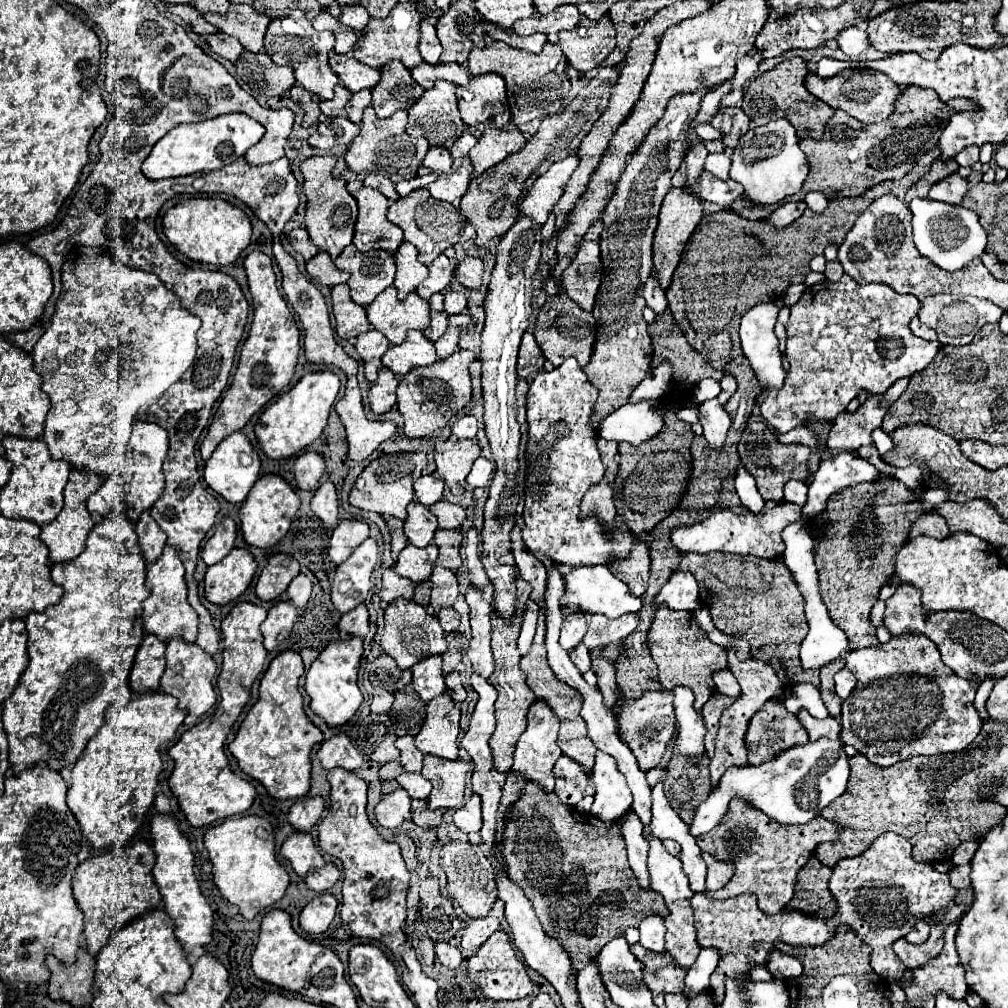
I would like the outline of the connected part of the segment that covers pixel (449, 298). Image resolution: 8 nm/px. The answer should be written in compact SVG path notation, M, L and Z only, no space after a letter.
M452 281L446 287L444 297L446 297L444 307L446 307L448 315L456 315L456 313L462 313L466 309L466 303L468 303L468 299L466 299L466 287L458 285L458 281Z

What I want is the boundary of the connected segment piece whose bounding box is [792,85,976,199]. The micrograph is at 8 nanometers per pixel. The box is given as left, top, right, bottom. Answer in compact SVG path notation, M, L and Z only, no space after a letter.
M910 85L900 93L898 101L894 103L894 113L890 113L890 117L882 123L860 125L848 113L838 109L828 121L820 141L800 141L800 147L810 163L810 175L798 197L794 195L792 199L804 199L804 195L810 191L820 191L828 199L854 197L866 193L882 181L902 179L918 161L918 157L938 143L952 113L966 109L976 109L976 105L968 99L952 99L944 103L932 89L916 85Z

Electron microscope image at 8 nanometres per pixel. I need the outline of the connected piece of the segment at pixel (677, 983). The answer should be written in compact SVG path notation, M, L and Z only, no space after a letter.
M640 943L630 945L630 951L644 963L644 983L652 993L682 993L686 969L678 969L670 953L644 949Z

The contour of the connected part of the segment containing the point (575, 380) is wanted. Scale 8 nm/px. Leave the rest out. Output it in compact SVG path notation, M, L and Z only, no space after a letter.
M570 357L554 371L544 371L534 377L526 395L528 443L526 443L526 505L522 539L528 553L540 561L568 563L574 567L610 563L618 557L628 557L636 535L612 531L608 541L604 529L592 519L580 521L580 501L584 493L602 481L604 465L596 447L598 431L590 425L598 389L586 381L586 373Z

